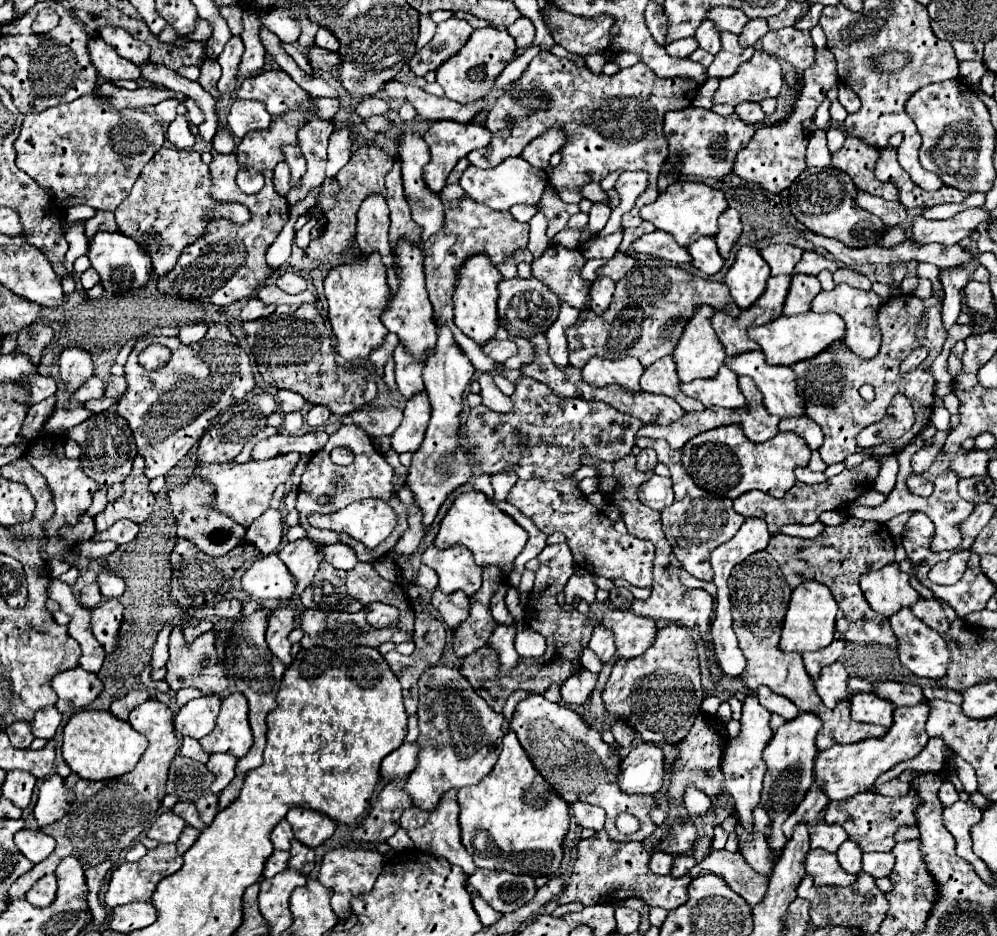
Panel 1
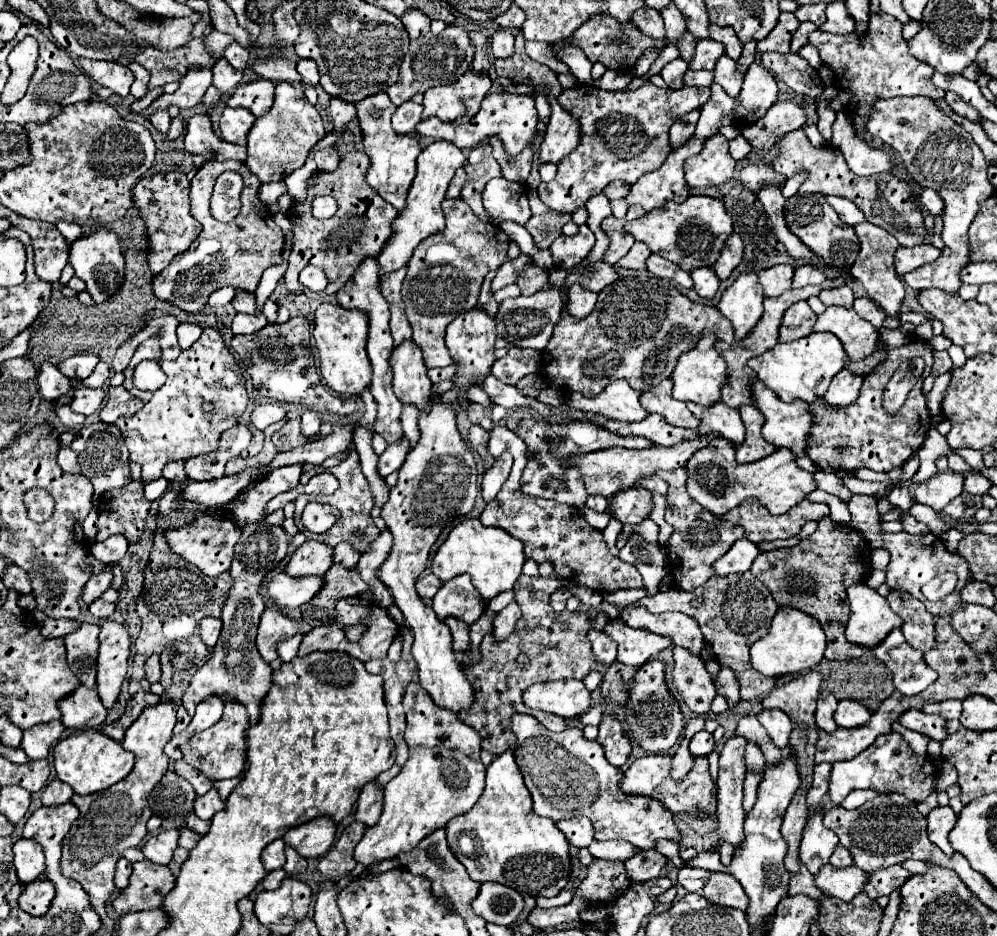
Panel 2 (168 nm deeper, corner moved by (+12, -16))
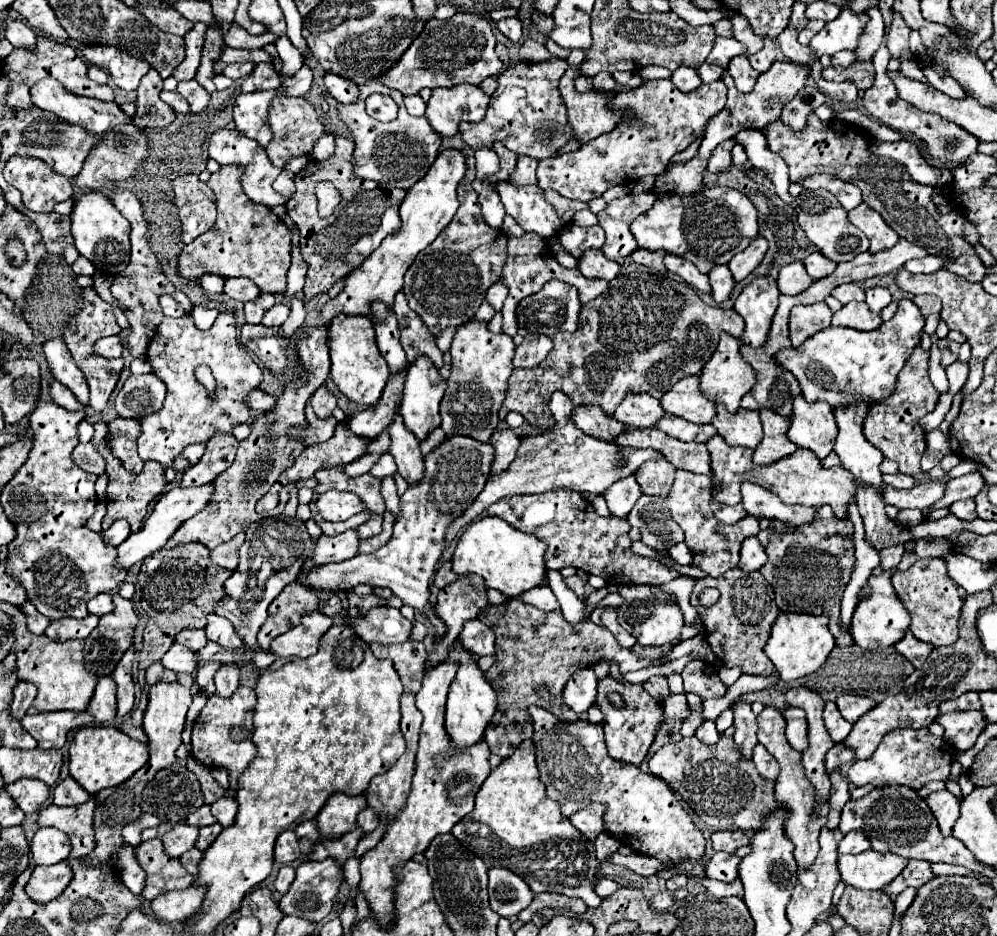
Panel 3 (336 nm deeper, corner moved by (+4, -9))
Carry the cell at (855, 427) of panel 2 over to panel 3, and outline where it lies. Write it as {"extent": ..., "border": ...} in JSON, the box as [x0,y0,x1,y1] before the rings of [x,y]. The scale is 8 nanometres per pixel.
{"extent":[864,345,940,481],"border":[[[920,345],[914,349],[914,353],[906,359],[898,379],[896,389],[880,403],[872,405],[868,409],[868,415],[864,419],[864,437],[882,451],[884,459],[896,461],[898,471],[912,475],[916,481],[928,479],[928,475],[920,473],[920,459],[926,451],[926,431],[920,425],[920,419],[934,411],[940,393],[934,389],[934,385],[928,379],[928,365],[930,363],[930,351],[924,351]]]}

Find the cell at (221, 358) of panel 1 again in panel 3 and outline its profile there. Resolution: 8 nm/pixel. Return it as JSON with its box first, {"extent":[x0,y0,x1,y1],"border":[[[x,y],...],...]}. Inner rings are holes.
{"extent":[138,313,262,469],"border":[[[220,313],[208,331],[194,327],[192,317],[164,317],[156,329],[154,339],[146,351],[146,359],[152,365],[152,373],[166,385],[164,407],[144,419],[140,419],[142,435],[138,437],[138,455],[144,461],[158,461],[164,469],[172,467],[172,461],[186,445],[206,445],[214,433],[232,433],[236,425],[250,419],[248,393],[262,383],[262,369],[240,345],[234,317]],[[208,365],[216,379],[216,401],[210,403],[208,391],[196,379],[196,367]]]}

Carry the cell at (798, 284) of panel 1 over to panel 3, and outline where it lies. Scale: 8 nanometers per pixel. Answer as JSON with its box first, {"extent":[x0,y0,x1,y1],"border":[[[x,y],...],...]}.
{"extent":[790,303,832,347],"border":[[[826,303],[796,305],[790,313],[790,341],[794,347],[802,345],[816,331],[830,327],[832,311]]]}

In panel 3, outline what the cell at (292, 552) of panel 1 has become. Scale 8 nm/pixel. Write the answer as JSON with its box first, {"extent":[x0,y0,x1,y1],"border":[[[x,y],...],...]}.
{"extent":[312,531,360,565],"border":[[[346,531],[346,533],[334,535],[334,537],[320,535],[320,539],[316,541],[316,547],[314,547],[314,553],[312,553],[312,561],[316,565],[344,561],[358,553],[358,543],[360,543],[360,539],[356,537],[356,531]]]}

